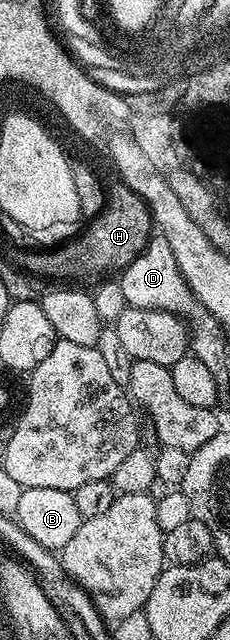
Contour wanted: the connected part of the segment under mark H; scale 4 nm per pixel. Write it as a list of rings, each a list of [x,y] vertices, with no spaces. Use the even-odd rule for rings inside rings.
[[[115,181],[109,187],[106,203],[98,216],[88,222],[87,228],[78,235],[56,243],[46,249],[23,249],[18,266],[39,281],[56,279],[59,285],[95,285],[114,273],[122,272],[146,249],[153,234],[153,220],[147,203],[136,191],[129,189],[122,181]]]

